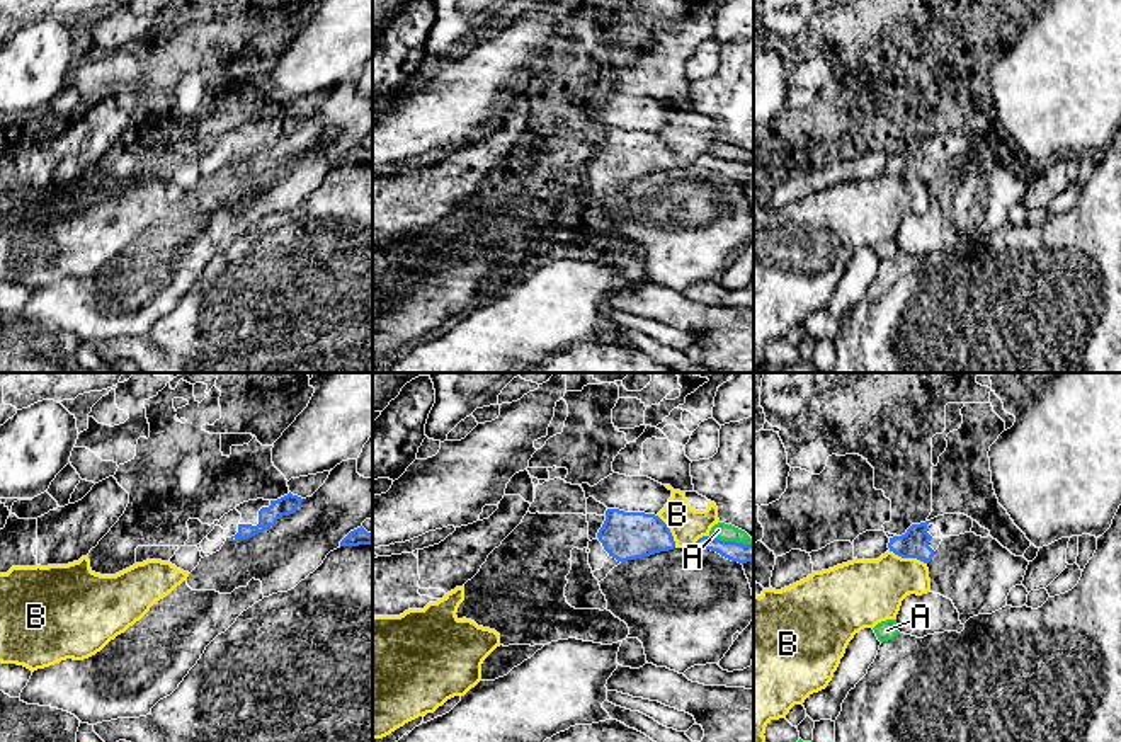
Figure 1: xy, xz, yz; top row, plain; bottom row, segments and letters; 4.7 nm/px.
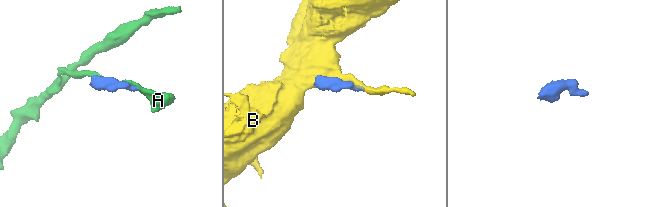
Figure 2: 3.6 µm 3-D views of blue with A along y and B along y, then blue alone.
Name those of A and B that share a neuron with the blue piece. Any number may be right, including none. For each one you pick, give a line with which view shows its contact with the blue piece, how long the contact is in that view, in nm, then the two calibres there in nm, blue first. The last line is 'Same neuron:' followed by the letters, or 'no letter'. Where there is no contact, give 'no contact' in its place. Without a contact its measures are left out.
Same neuron: no letter

